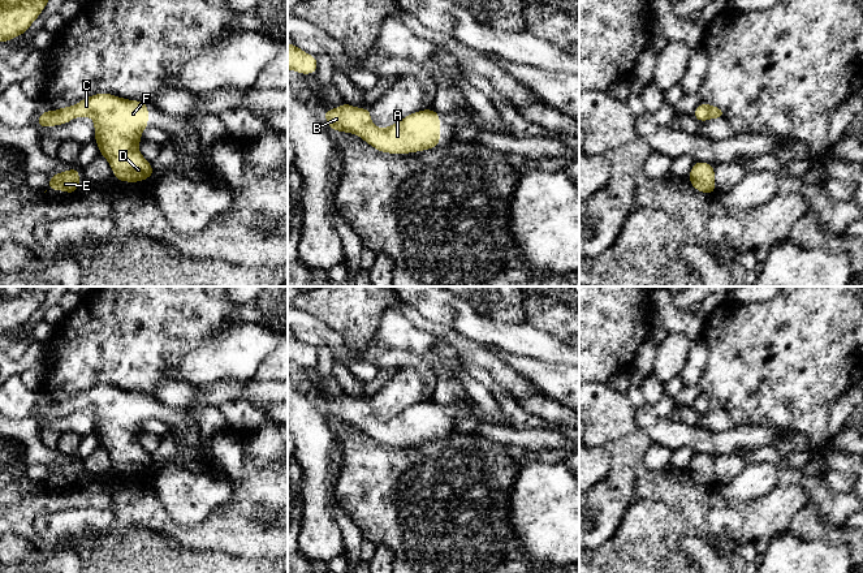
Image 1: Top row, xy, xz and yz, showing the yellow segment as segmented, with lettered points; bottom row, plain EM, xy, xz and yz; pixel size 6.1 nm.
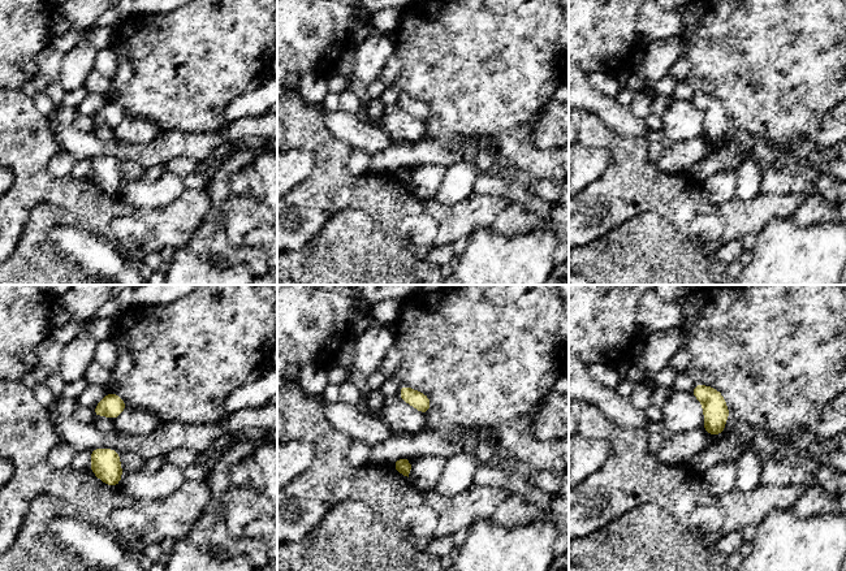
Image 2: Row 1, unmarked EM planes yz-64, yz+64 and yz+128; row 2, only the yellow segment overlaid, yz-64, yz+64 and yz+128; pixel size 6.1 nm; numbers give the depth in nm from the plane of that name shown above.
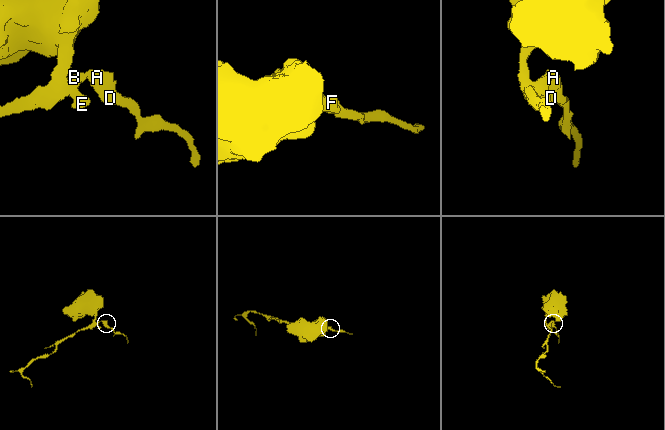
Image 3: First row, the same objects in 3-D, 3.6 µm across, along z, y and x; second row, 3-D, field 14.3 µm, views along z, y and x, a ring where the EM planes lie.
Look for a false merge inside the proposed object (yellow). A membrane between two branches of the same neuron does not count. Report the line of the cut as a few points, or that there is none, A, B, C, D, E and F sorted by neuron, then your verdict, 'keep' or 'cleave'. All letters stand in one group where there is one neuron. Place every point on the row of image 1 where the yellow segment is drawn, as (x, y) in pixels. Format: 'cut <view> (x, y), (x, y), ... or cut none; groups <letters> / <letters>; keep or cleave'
cut none; groups A B C D E F; keep

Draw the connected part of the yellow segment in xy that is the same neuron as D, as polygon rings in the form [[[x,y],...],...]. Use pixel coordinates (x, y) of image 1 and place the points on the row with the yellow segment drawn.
[[[100,92],[73,107],[42,111],[36,126],[40,130],[85,116],[94,120],[94,139],[117,181],[141,182],[154,176],[152,164],[138,150],[141,133],[148,128],[148,103]]]

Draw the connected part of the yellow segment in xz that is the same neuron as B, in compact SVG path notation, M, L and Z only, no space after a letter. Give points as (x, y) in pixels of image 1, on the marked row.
M342 103L336 109L325 109L323 116L333 132L351 133L359 135L366 143L375 150L387 154L411 154L440 146L440 113L433 109L422 109L401 119L388 128L376 128L371 122L371 109L358 108Z

